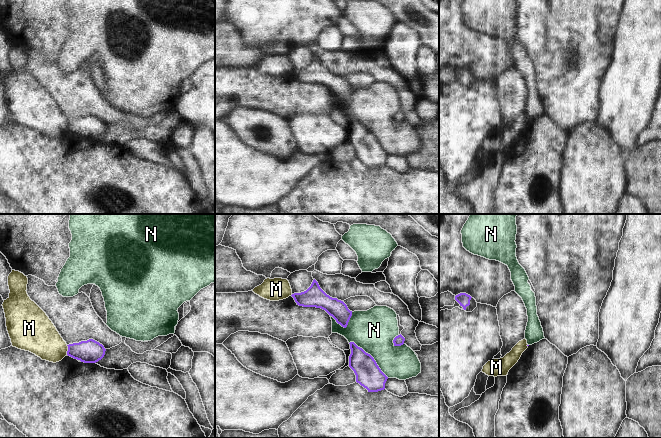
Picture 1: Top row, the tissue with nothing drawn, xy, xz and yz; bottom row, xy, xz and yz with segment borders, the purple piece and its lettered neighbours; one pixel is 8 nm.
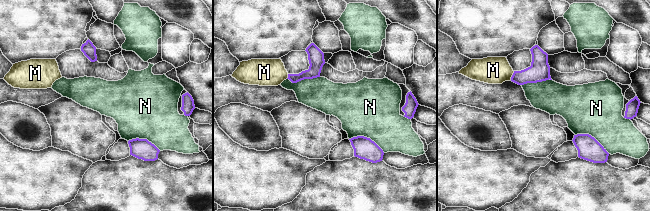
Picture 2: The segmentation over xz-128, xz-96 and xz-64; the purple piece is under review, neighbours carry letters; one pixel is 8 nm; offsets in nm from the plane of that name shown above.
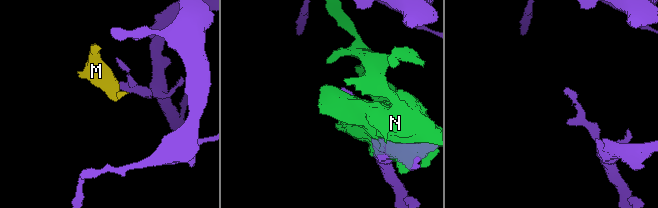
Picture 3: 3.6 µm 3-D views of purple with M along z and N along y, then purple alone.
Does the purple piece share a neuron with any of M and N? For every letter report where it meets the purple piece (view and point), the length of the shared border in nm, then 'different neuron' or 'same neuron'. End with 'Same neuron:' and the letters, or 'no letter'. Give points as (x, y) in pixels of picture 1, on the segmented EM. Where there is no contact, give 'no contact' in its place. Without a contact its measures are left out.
M: contact xy (68, 350); length 80 nm; different neuron
N: contact xz (371, 356); length 420 nm; different neuron
Same neuron: no letter

